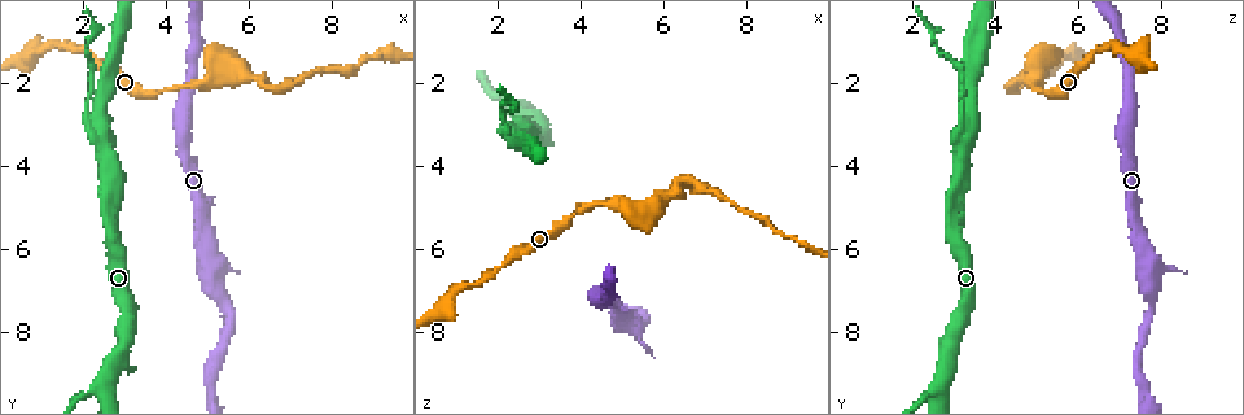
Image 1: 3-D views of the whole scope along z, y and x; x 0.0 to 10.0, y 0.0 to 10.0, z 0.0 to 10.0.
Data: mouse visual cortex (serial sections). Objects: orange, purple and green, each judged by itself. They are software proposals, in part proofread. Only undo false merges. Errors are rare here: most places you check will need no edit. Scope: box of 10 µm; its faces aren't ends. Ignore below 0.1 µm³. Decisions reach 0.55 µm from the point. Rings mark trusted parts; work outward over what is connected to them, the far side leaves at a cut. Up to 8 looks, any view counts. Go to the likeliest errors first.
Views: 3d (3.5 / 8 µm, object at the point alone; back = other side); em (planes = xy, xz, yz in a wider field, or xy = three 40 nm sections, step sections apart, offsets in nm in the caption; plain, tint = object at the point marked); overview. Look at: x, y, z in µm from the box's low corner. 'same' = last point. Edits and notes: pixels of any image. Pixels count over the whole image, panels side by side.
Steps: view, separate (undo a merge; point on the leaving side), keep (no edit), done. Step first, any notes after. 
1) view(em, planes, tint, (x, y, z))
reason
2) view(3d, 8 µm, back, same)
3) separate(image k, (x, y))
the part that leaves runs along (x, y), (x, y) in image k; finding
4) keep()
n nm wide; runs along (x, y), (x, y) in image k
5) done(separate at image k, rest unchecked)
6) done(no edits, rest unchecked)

view(3d, 3.5 µm, (2.50, 2.05, 3.40))
thick turns thin

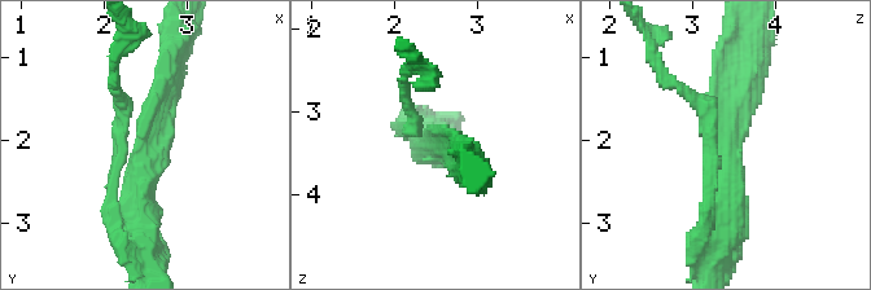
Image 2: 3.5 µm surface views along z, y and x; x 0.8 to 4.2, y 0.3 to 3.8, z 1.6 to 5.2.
view(em, xy, step 2, tint, (2.50, 2.05, 3.40))

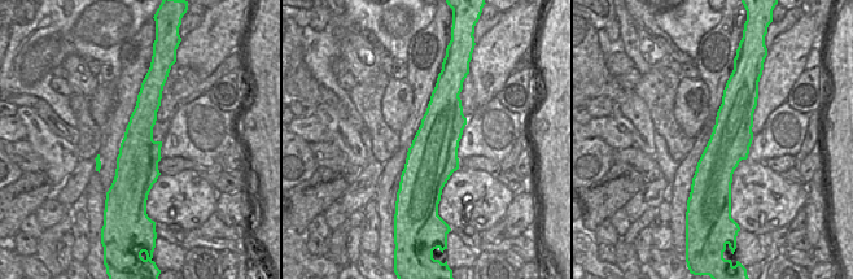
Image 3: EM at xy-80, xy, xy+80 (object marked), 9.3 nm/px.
keep()
runs along (147, 86), (132, 196) in image 3; one cell here

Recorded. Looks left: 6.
view(3d, 3.5 µm, (6.75, 2.20, 4.40))
abrupt turn

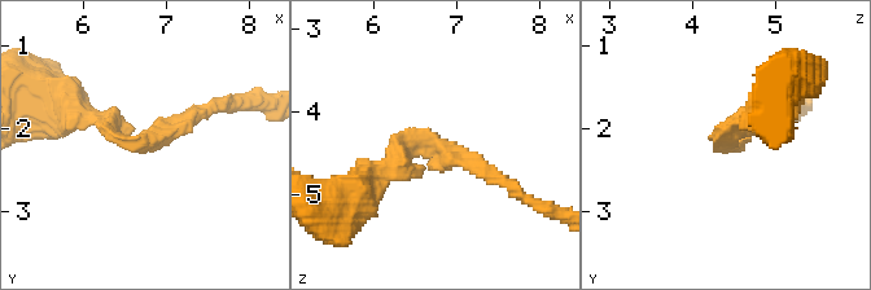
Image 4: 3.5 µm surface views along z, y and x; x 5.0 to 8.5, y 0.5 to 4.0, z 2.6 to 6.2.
view(em, xy, step 3, tint, (6.70, 2.20, 4.35))
arms of 200, 200 nm

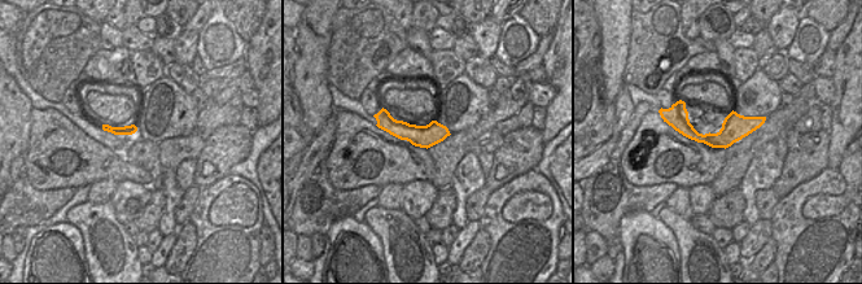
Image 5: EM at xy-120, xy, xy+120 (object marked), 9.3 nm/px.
keep()
one cell here

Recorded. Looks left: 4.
view(3d, 8 µm, (2.50, 9.30, 2.70))

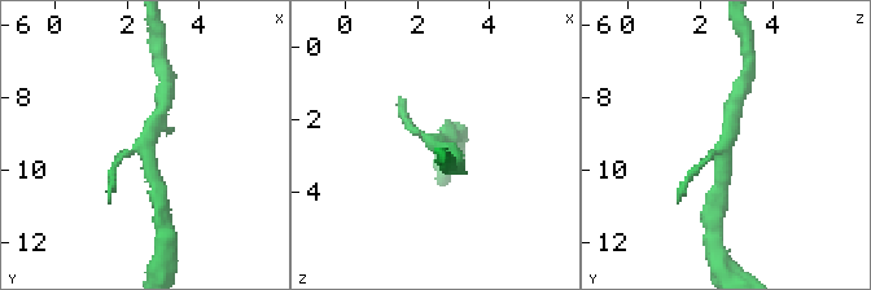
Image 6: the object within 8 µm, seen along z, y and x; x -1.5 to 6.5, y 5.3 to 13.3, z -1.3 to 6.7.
view(em, xy, step 5, tint, same)

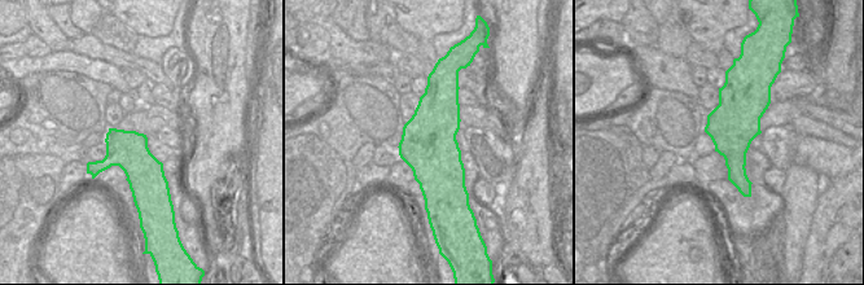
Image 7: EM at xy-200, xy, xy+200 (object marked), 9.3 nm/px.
keep()
arms of 150, 350, 400 nm; runs along (162, 111), (144, 143), (157, 168) in image 6; continuous, no second cell

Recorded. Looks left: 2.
done(no edits, rest unchecked)

